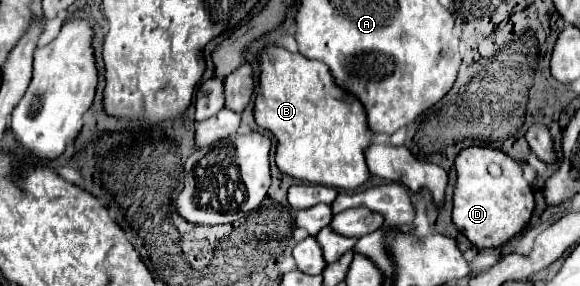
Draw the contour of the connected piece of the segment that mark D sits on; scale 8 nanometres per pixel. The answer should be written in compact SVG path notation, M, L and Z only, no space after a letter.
M468 147L458 153L456 157L456 171L458 171L458 181L456 181L456 191L454 191L454 211L452 211L452 221L456 227L468 237L468 241L480 249L486 247L502 247L508 243L514 235L522 233L526 225L530 223L534 215L534 191L522 177L522 167L516 163L512 157L498 149L490 147Z

